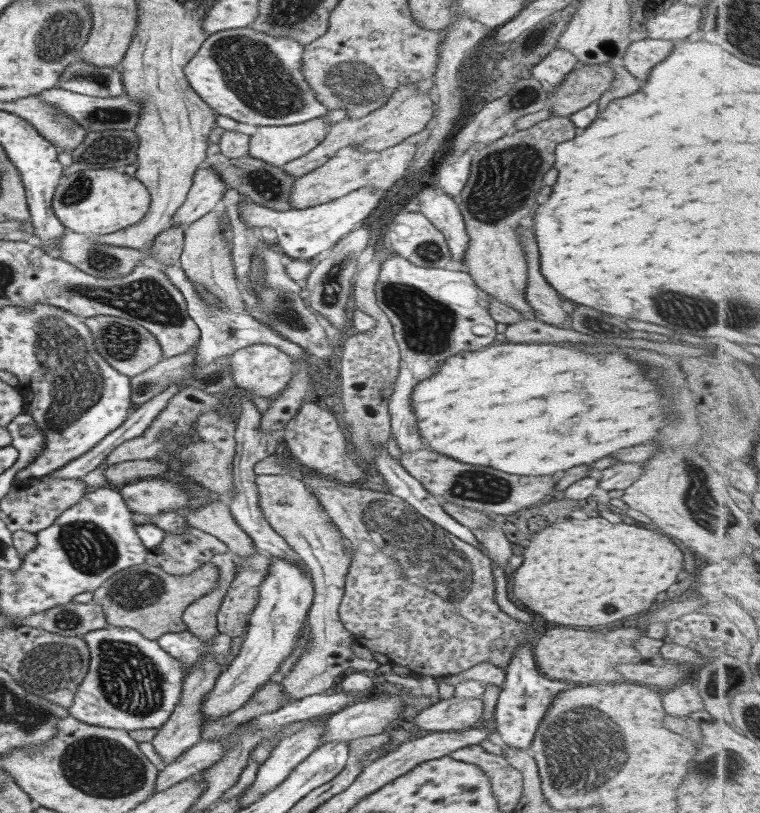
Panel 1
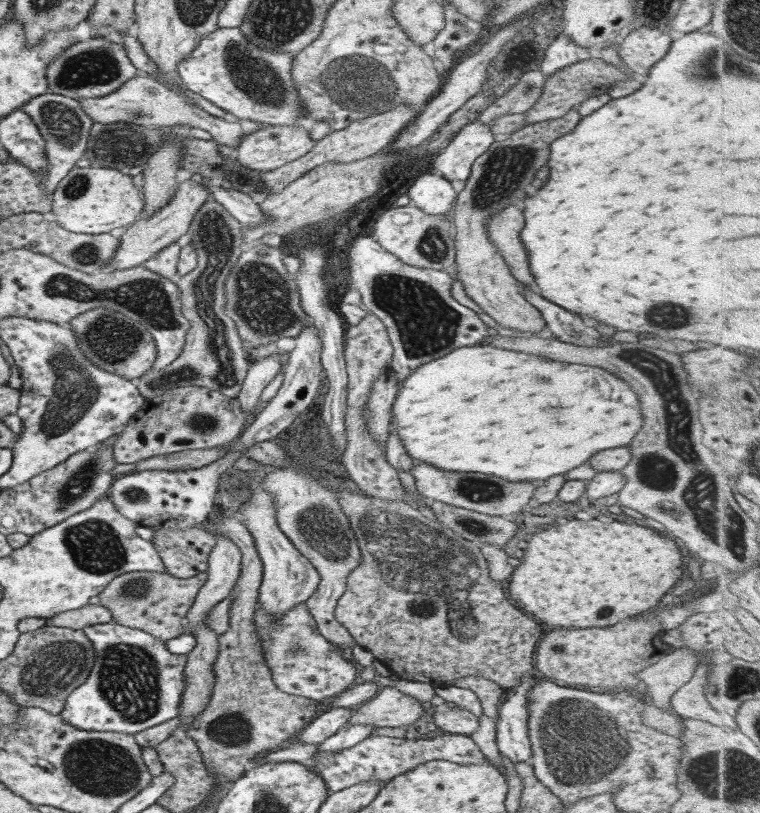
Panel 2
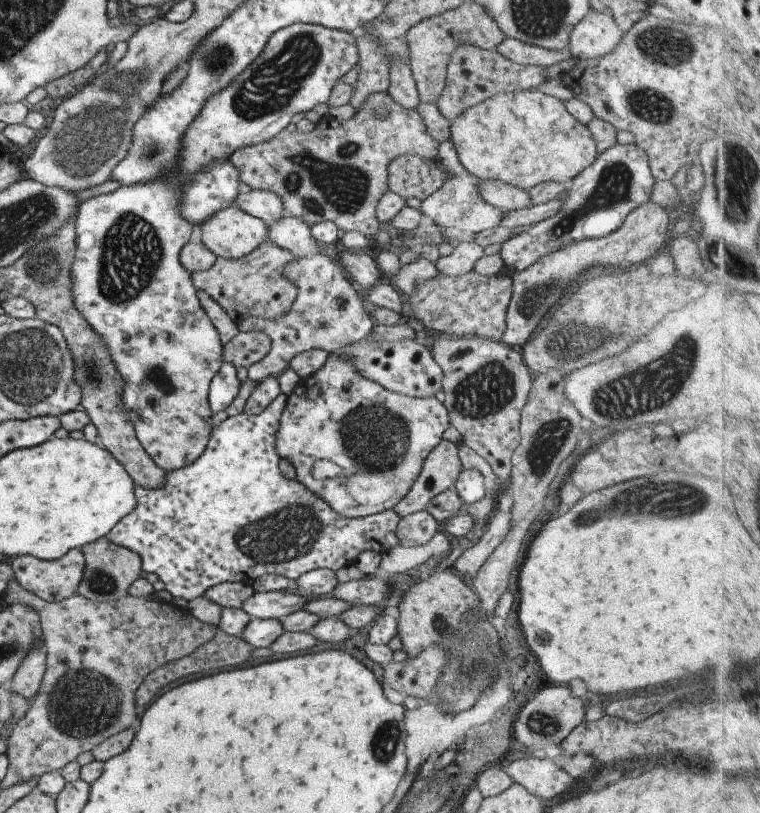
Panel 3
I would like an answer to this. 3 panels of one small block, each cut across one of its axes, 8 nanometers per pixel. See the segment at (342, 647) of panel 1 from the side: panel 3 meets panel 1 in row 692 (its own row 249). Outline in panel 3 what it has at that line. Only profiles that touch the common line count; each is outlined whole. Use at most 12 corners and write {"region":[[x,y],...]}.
{"region":[[283,215],[268,226],[267,239],[291,256],[322,249],[301,218]]}

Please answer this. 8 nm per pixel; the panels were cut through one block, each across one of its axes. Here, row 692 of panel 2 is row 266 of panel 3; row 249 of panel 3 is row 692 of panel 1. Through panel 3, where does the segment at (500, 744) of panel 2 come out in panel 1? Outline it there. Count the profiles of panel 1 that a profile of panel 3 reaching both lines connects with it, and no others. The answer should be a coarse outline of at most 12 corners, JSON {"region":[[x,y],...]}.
{"region":[[527,639],[513,649],[495,700],[494,727],[527,750],[558,693],[579,684],[535,671]]}

